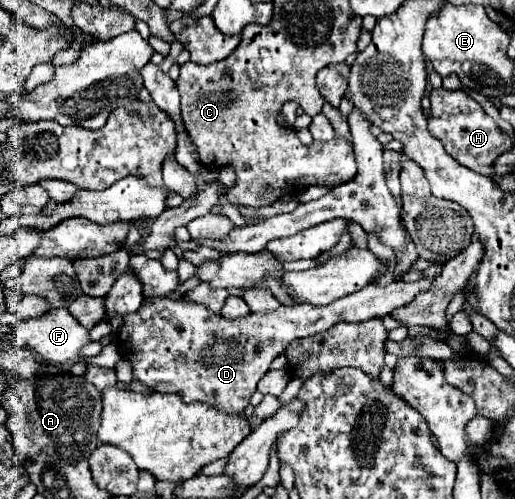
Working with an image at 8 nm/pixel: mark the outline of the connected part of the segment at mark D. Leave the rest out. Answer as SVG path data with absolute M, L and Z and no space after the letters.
M423 276L417 282L395 280L389 286L371 284L327 306L279 306L279 310L271 314L249 314L239 322L225 320L221 314L213 314L195 302L153 296L147 298L137 312L123 316L123 330L119 328L115 344L121 356L131 362L133 378L147 388L179 394L185 404L203 402L223 414L243 414L249 398L257 390L257 382L293 340L325 332L339 322L359 324L385 316L393 308L411 302L417 294L427 292L433 282L435 278Z

